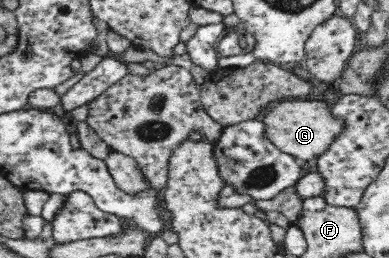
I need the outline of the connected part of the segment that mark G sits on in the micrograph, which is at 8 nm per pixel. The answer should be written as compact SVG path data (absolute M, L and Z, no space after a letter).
M286 99L269 104L258 120L265 125L263 135L267 137L281 152L303 160L323 154L335 136L341 132L343 123L331 115L325 101L318 99L295 100Z

